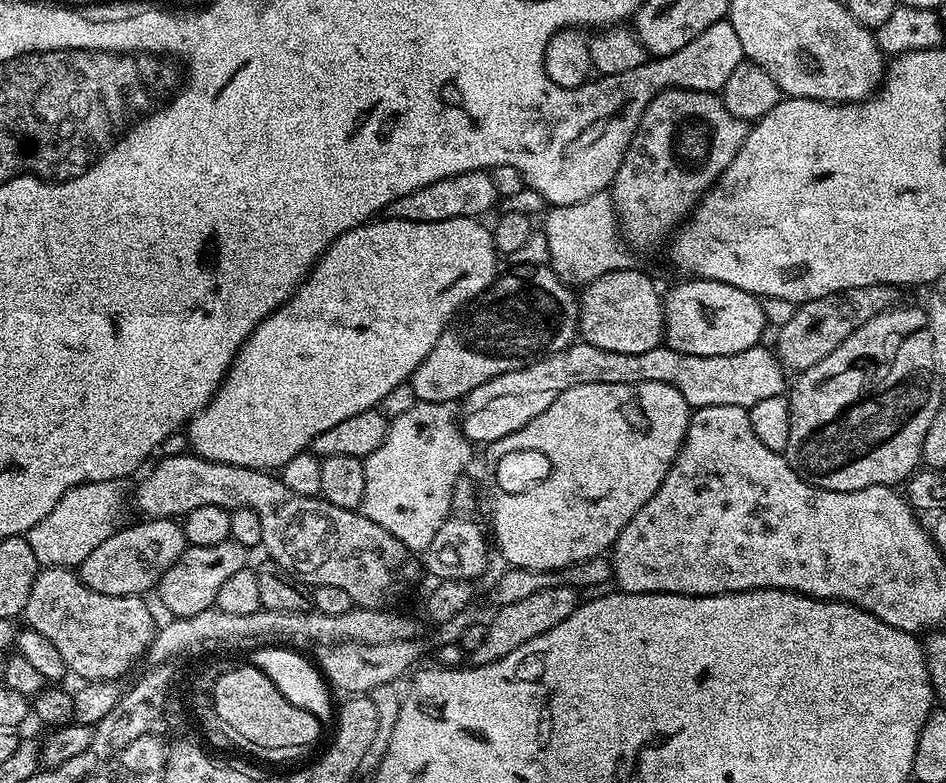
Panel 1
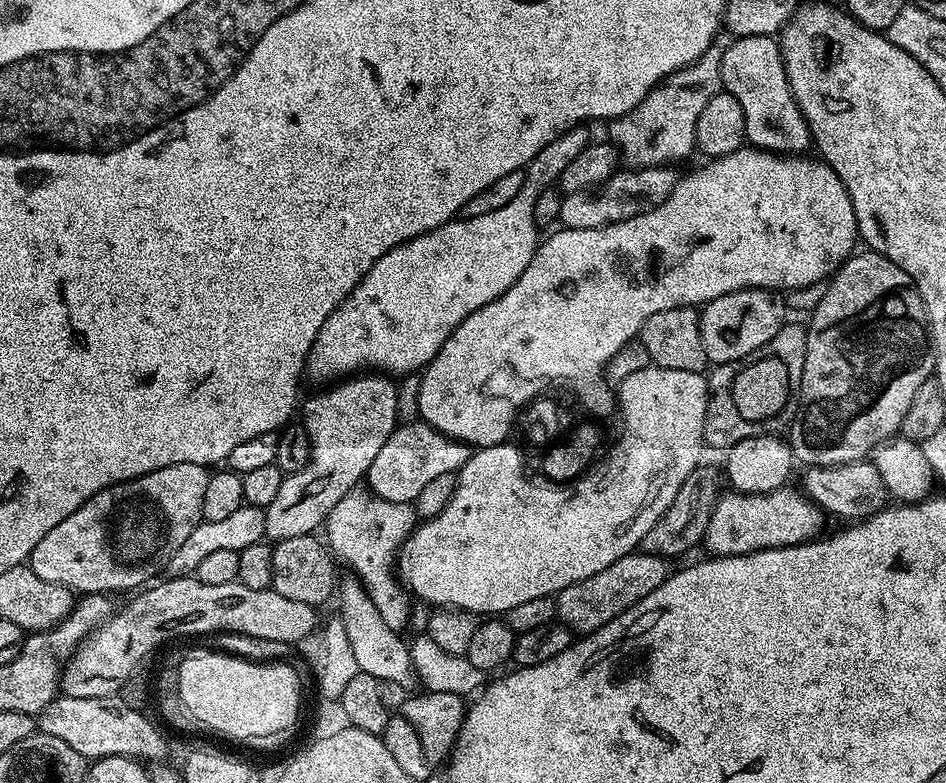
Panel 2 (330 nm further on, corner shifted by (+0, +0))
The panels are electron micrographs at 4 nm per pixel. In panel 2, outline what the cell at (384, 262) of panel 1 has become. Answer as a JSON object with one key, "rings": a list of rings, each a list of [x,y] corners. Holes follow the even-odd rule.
{"rings":[[[577,126],[571,128],[568,132],[564,132],[550,142],[550,146],[546,146],[529,162],[524,172],[524,185],[522,190],[518,190],[518,194],[514,194],[514,198],[510,198],[510,202],[506,202],[506,206],[501,206],[498,210],[490,210],[490,214],[478,214],[477,216],[464,216],[450,220],[448,223],[438,226],[434,230],[430,230],[426,234],[422,234],[413,240],[402,242],[398,246],[394,246],[394,250],[390,250],[386,254],[382,254],[382,258],[378,258],[370,266],[370,270],[362,278],[362,282],[358,282],[358,286],[354,286],[354,290],[349,296],[340,303],[334,310],[334,314],[330,314],[330,318],[326,318],[326,322],[322,322],[322,330],[318,330],[314,346],[310,350],[306,361],[306,372],[310,377],[316,380],[328,380],[324,382],[332,382],[337,378],[347,378],[353,374],[363,373],[365,370],[375,370],[380,374],[393,374],[392,372],[416,372],[427,368],[428,363],[438,354],[438,350],[442,350],[442,346],[446,342],[446,338],[450,338],[450,334],[454,334],[454,330],[465,318],[470,314],[474,314],[474,310],[482,310],[482,306],[486,306],[490,302],[494,302],[494,298],[498,298],[502,294],[506,294],[506,290],[510,290],[510,286],[514,286],[514,282],[518,282],[518,278],[522,274],[522,270],[526,270],[526,266],[530,266],[530,258],[534,258],[536,253],[536,245],[540,243],[542,236],[538,231],[538,225],[534,218],[534,205],[538,203],[538,194],[542,194],[544,188],[551,188],[559,181],[561,174],[566,170],[566,166],[570,166],[570,162],[574,162],[574,158],[578,158],[578,154],[582,154],[582,150],[588,147],[590,137],[588,137],[587,127]]]}

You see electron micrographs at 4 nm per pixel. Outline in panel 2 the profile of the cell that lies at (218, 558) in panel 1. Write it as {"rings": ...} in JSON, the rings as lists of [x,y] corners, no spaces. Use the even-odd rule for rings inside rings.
{"rings":[[[353,374],[325,387],[328,388],[325,392],[310,397],[305,404],[303,401],[302,423],[310,434],[312,461],[301,472],[285,475],[278,495],[267,508],[266,536],[269,541],[279,542],[286,538],[313,535],[317,531],[316,527],[319,524],[321,527],[327,521],[330,510],[334,510],[334,506],[338,506],[338,502],[342,502],[342,498],[346,498],[346,494],[350,494],[367,477],[374,458],[378,458],[382,446],[386,446],[386,438],[390,438],[398,426],[396,415],[400,412],[400,404],[396,401],[396,388],[388,380],[391,379],[384,374]]]}

